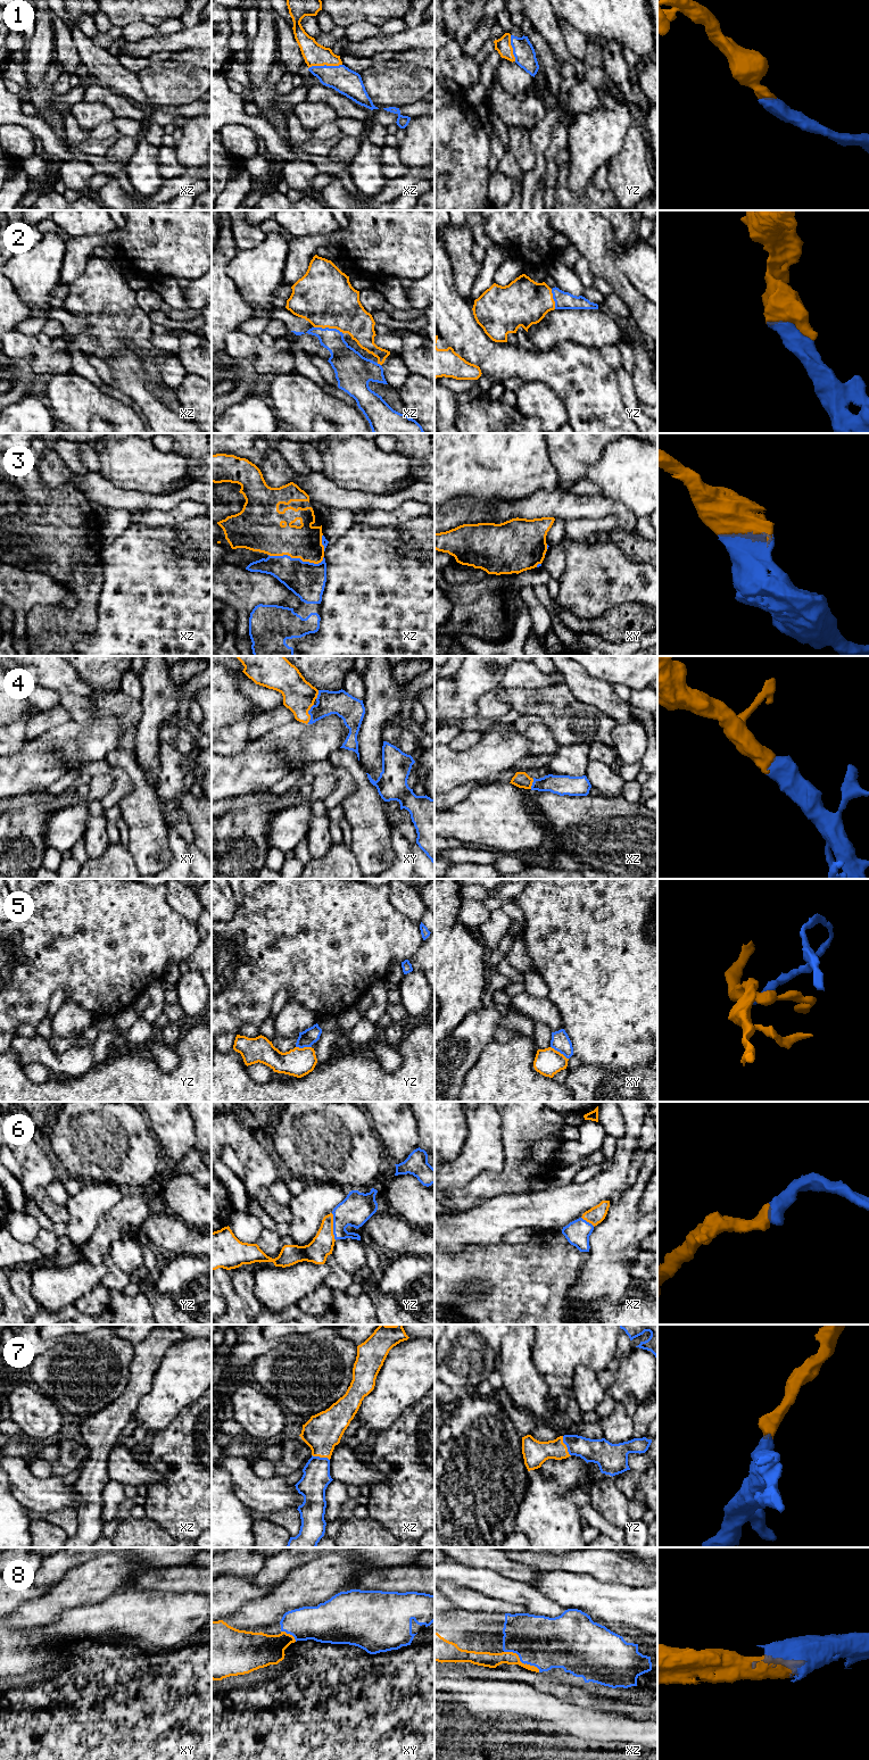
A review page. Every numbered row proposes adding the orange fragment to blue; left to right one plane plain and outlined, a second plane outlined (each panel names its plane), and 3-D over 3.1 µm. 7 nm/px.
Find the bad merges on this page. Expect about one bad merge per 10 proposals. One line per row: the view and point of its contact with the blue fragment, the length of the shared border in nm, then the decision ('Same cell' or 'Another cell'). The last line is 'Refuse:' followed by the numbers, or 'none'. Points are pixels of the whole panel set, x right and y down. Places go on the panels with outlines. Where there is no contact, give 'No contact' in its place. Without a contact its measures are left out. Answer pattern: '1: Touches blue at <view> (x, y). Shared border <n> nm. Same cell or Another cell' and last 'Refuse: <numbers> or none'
1: Touches blue at xz (324, 65). Shared border 240 nm. Same cell
2: Touches blue at xz (328, 328). Shared border 220 nm. Same cell
3: Touches blue at xz (296, 558). Shared border 400 nm. Same cell
4: Touches blue at xy (308, 713). Shared border 140 nm. Same cell
5: Touches blue at xy (560, 1052). Shared border 160 nm. Another cell
6: Touches blue at yz (333, 1227). Shared border 190 nm. Same cell
7: Touches blue at yz (567, 1446). Shared border 160 nm. Same cell
8: Touches blue at xz (521, 1661). Shared border 300 nm. Same cell
Refuse: 5

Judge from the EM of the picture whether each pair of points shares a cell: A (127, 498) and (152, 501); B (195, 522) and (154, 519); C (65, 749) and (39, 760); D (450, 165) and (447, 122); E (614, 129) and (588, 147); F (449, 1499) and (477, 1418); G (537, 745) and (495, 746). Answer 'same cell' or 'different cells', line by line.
A: same cell
B: different cells
C: different cells
D: same cell
E: same cell
F: same cell
G: different cells

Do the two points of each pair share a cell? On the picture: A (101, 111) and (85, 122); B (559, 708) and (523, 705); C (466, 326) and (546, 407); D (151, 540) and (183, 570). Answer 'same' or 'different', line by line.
A: same
B: same
C: different
D: same

